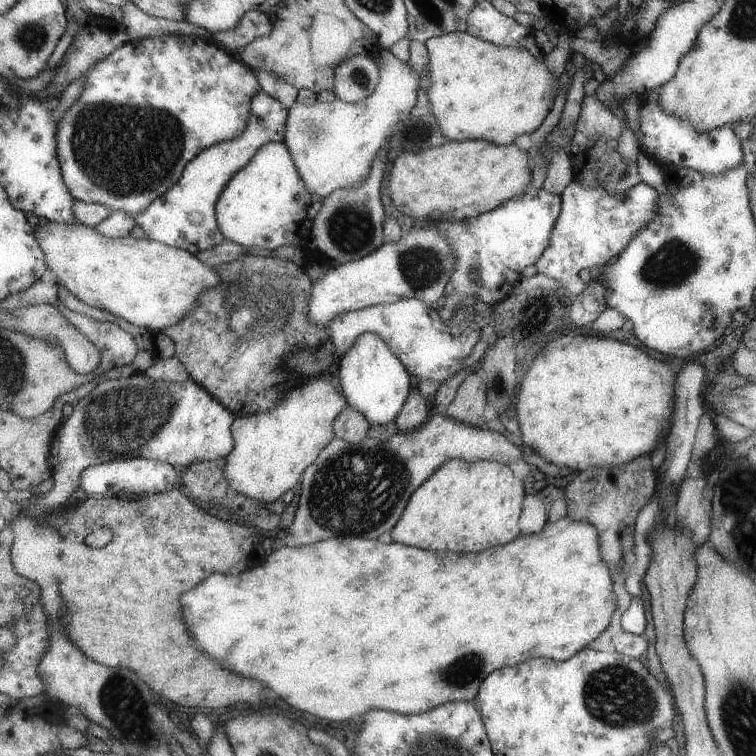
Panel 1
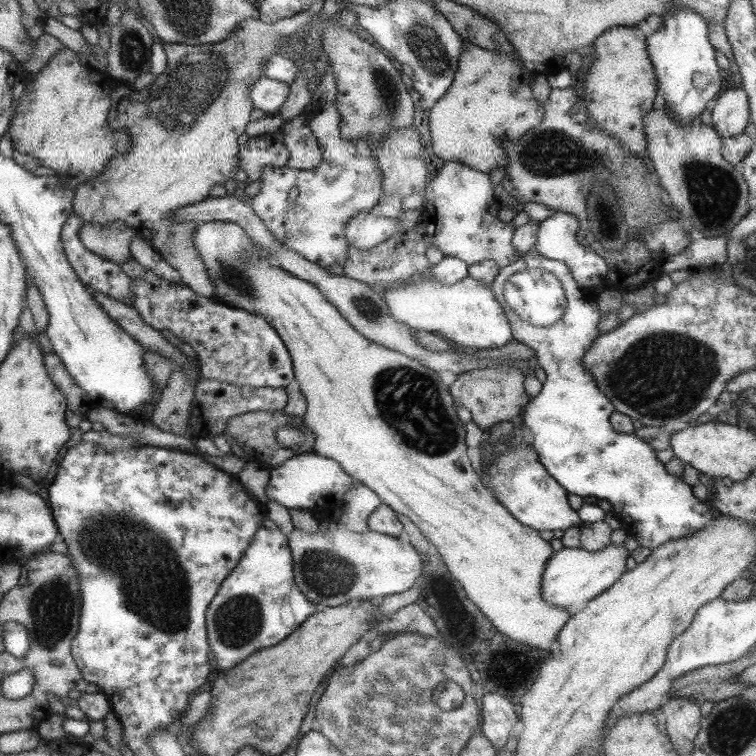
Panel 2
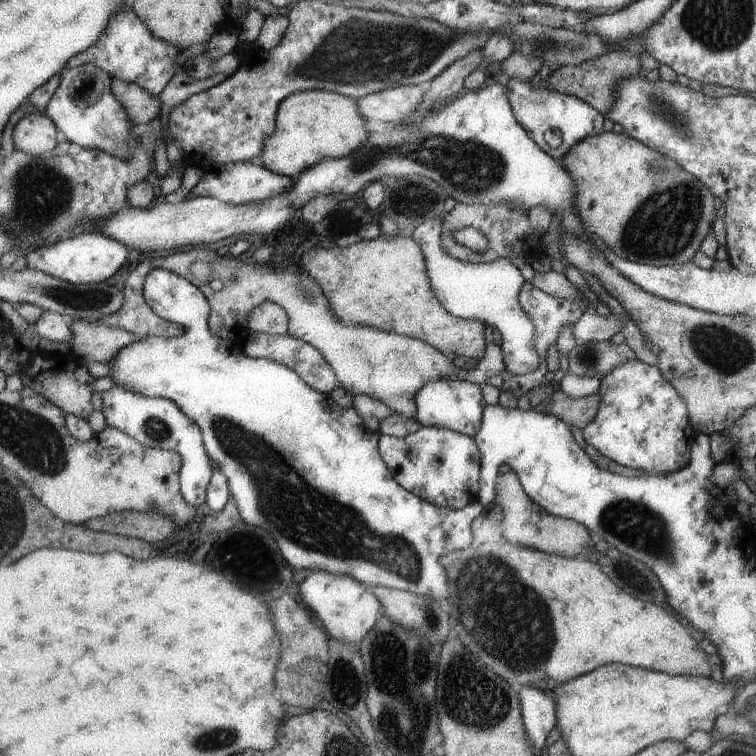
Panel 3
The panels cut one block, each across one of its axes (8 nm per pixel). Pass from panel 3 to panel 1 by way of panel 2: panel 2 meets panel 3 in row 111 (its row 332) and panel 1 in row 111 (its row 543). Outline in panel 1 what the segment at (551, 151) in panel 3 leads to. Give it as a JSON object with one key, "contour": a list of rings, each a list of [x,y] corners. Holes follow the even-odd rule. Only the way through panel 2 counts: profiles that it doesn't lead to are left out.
{"contour":[[[659,87],[641,95],[639,108],[637,109],[639,130],[637,130],[637,144],[641,152],[650,159],[669,166],[669,168],[687,168],[705,174],[725,174],[743,164],[740,139],[733,133],[733,127],[713,128],[709,132],[697,132],[688,120],[665,114],[659,104]]]}

